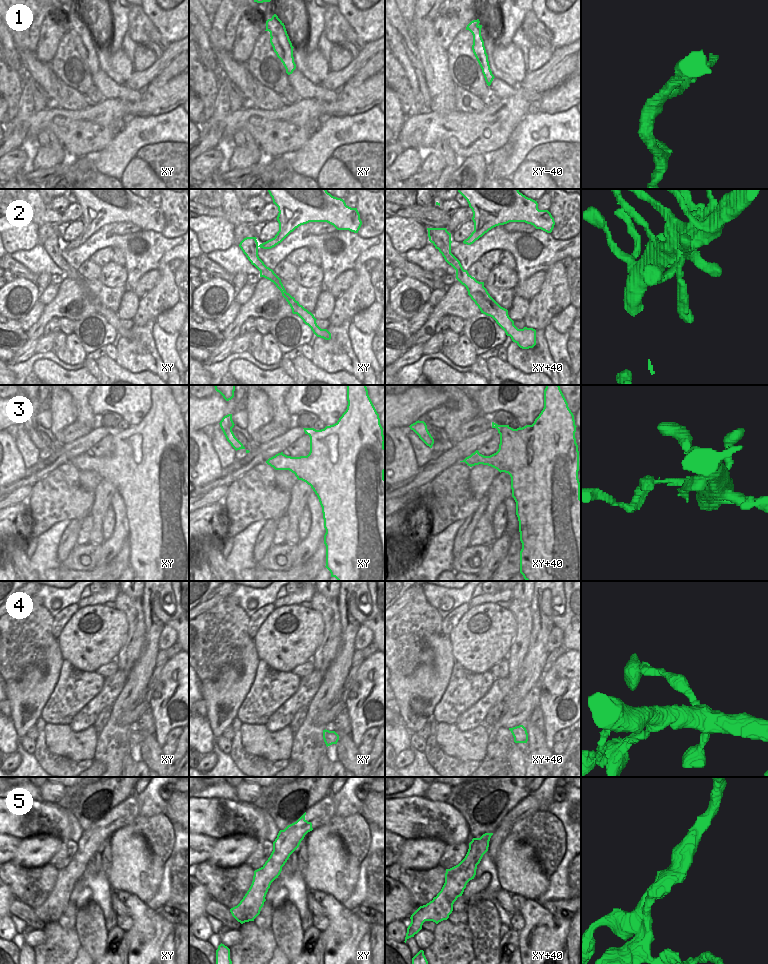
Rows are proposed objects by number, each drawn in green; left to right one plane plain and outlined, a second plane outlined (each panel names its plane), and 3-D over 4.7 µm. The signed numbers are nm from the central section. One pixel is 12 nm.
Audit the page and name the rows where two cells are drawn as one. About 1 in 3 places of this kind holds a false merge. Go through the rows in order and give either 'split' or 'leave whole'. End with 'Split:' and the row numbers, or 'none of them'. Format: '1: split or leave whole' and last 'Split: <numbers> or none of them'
1: split
2: leave whole
3: leave whole
4: leave whole
5: split
Split: 1, 5

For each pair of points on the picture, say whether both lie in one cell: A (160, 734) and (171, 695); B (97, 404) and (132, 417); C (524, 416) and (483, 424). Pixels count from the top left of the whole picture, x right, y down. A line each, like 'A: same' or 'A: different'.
A: same
B: same
C: different

